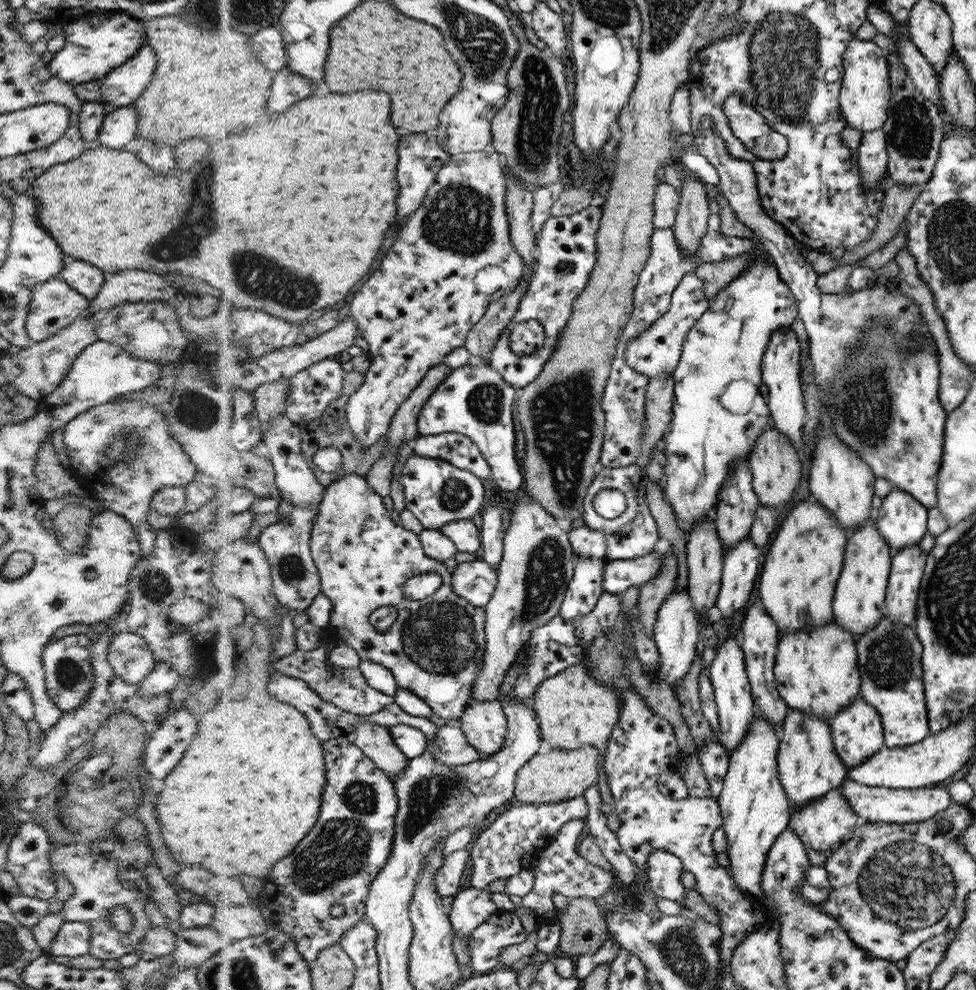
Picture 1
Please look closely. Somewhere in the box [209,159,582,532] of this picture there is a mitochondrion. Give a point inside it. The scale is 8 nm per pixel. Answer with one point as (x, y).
(458, 222)

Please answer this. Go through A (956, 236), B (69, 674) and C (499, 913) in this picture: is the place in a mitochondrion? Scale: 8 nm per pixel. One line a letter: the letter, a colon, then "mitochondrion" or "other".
A: mitochondrion
B: mitochondrion
C: other

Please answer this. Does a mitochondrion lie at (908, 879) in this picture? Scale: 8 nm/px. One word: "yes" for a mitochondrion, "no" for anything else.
yes

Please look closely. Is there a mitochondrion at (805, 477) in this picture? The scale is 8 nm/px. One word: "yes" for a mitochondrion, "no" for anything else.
no

